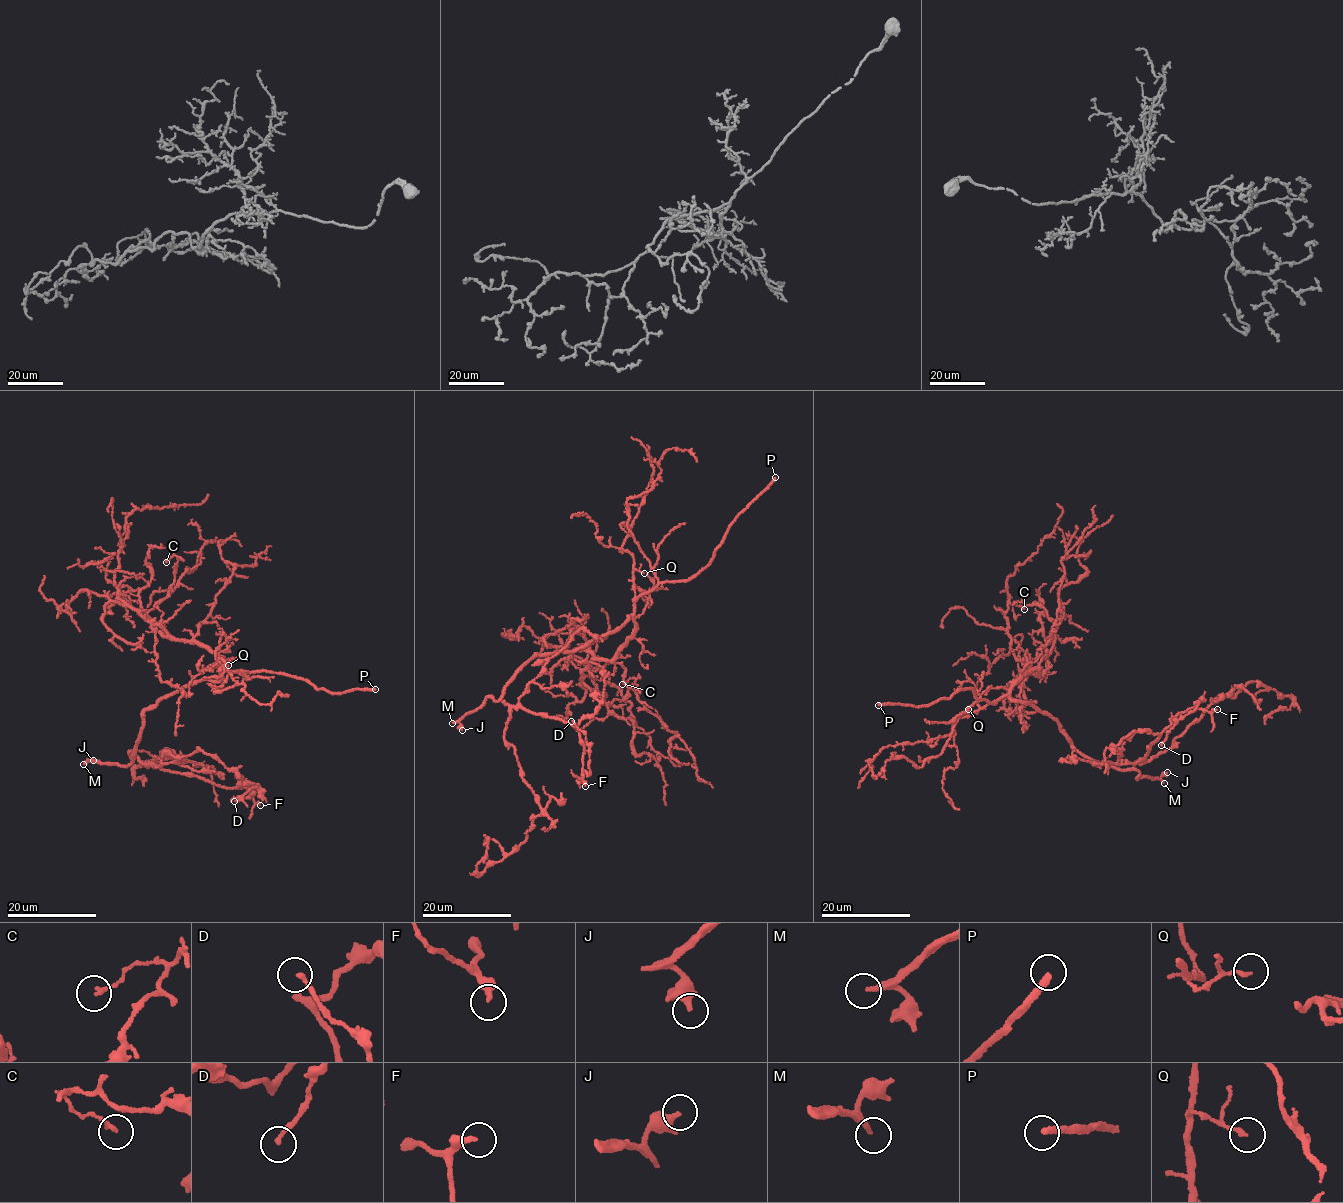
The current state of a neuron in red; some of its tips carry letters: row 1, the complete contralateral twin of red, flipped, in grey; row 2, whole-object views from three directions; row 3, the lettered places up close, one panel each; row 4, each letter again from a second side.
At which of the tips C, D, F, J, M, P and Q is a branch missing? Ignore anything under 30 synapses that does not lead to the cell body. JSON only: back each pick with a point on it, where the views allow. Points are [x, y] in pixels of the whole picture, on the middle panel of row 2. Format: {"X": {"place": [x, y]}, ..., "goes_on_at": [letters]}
{"J": {"place": [462, 730]}, "M": {"place": [452, 723]}, "P": {"place": [775, 477]}, "goes_on_at": ["J", "M", "P"]}

